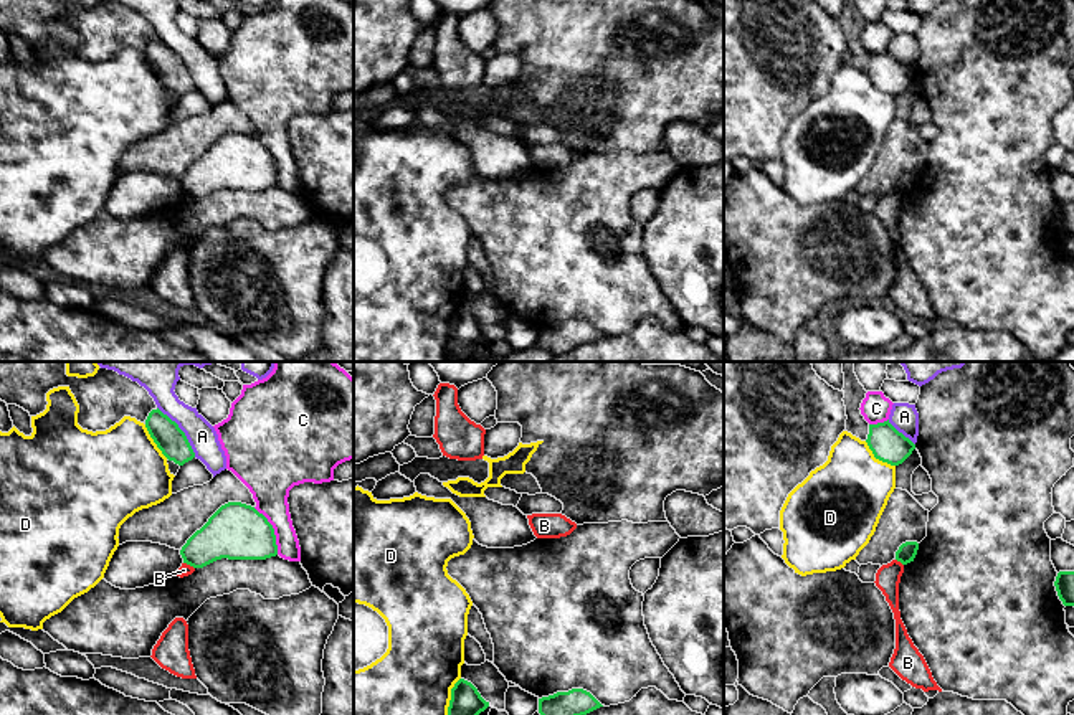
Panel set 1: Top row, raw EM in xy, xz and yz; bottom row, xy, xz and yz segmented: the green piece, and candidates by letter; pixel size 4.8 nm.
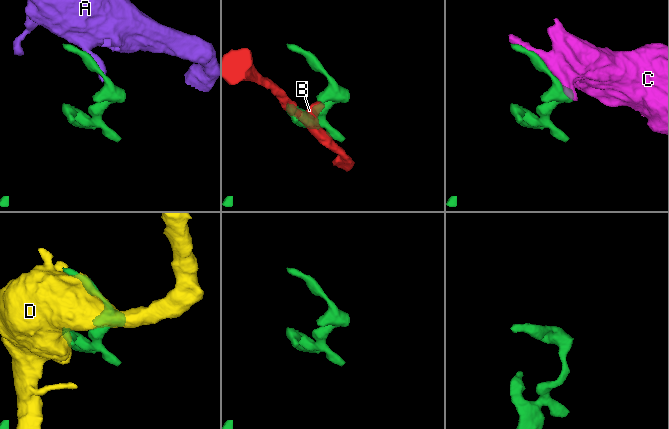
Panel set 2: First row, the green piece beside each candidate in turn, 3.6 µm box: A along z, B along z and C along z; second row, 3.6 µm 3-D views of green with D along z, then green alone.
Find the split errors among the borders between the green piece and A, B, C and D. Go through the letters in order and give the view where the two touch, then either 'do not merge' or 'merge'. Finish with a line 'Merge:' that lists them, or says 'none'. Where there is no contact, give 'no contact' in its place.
A: meets green in xy; do not merge
B: meets green in xy; do not merge
C: meets green in xy; do not merge
D: meets green in xz; do not merge
Merge: none

